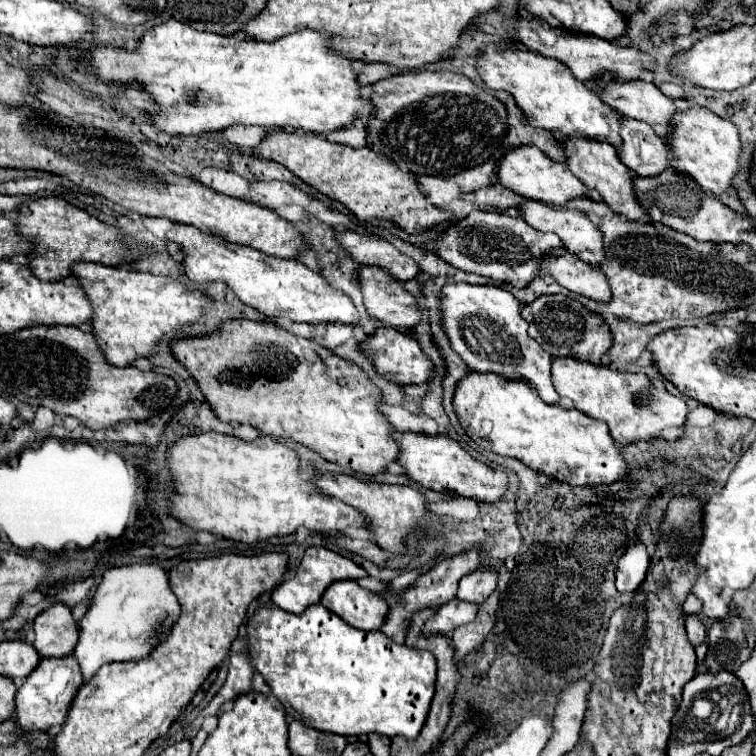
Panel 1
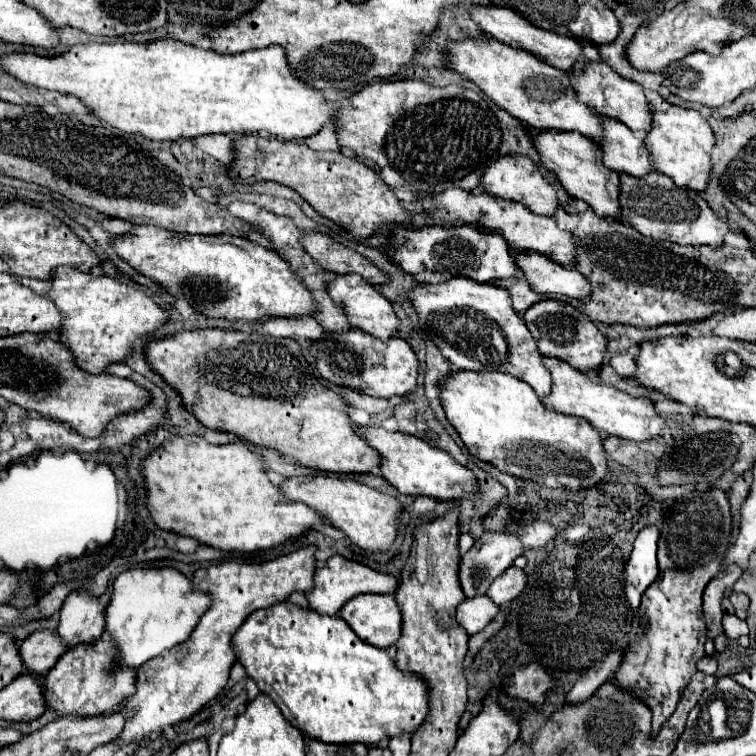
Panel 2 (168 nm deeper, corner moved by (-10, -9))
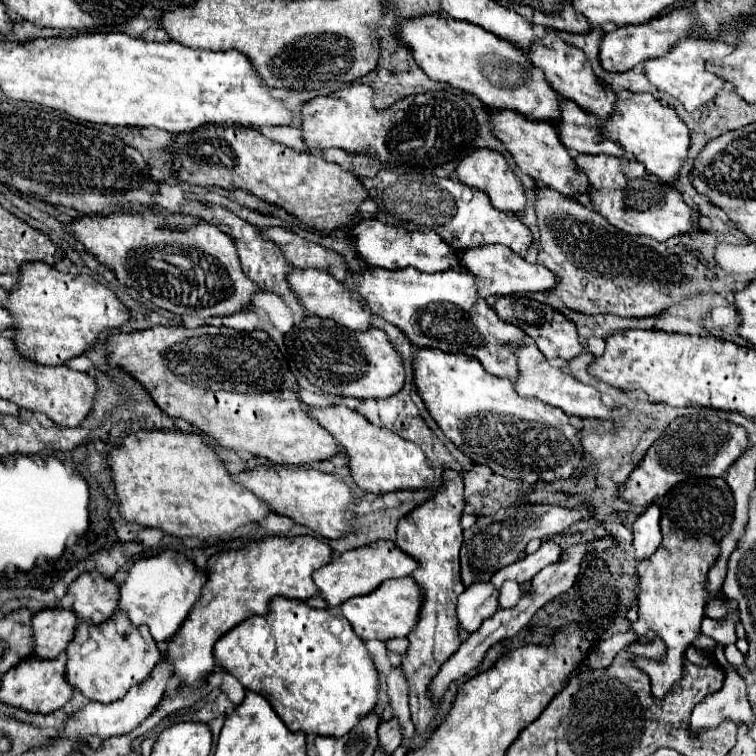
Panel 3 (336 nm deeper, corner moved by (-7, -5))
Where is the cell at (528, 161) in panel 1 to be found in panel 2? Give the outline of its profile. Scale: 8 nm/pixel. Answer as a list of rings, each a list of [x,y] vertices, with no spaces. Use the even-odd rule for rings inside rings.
[[[500,156],[498,160],[494,160],[488,166],[488,170],[482,174],[478,190],[486,192],[486,194],[492,192],[492,196],[502,198],[502,200],[520,202],[526,208],[530,208],[530,212],[534,212],[534,214],[552,216],[556,212],[556,208],[558,208],[556,190],[552,188],[550,182],[546,182],[546,178],[542,176],[542,172],[526,156]]]

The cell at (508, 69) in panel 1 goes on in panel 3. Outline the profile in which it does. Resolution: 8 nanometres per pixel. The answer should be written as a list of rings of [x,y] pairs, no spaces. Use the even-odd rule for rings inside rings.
[[[431,14],[407,20],[399,36],[403,44],[413,50],[415,62],[431,80],[447,82],[453,88],[475,94],[491,110],[515,110],[529,120],[559,122],[563,100],[557,96],[555,88],[547,84],[543,70],[535,68],[535,64],[527,60],[527,54],[511,42],[497,38],[481,26]]]

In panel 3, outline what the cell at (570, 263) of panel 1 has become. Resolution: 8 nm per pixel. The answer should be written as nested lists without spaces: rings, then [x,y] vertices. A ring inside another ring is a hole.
[[[499,244],[459,250],[459,256],[461,256],[463,268],[477,276],[477,288],[479,288],[481,298],[489,298],[493,294],[509,296],[509,294],[545,292],[545,290],[553,290],[555,284],[559,284],[559,276],[555,276],[549,268],[543,268],[541,264],[531,264],[519,254],[511,252],[511,248],[503,248]]]

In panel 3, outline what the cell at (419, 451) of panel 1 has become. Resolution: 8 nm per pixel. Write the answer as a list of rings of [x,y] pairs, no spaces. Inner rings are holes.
[[[331,406],[325,410],[311,410],[311,416],[323,424],[323,428],[329,430],[347,450],[351,474],[363,490],[387,494],[395,490],[423,490],[433,484],[433,466],[427,462],[423,450],[417,444],[395,436],[395,432],[387,432],[383,426],[373,426],[357,410],[349,410],[347,406]]]

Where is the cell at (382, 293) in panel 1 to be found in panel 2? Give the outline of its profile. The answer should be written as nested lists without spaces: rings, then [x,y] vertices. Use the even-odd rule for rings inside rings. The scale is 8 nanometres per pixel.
[[[354,274],[332,276],[326,282],[326,292],[332,298],[332,302],[338,304],[344,310],[344,314],[348,316],[350,326],[354,326],[354,328],[358,328],[362,332],[368,332],[370,336],[376,336],[380,340],[386,340],[386,338],[396,334],[400,322],[398,322],[398,318],[394,314],[392,304],[380,292],[376,292],[370,284],[366,284],[360,276],[354,276]]]

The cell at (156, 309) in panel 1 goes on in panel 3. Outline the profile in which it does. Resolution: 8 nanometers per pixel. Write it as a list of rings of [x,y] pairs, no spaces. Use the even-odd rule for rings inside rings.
[[[27,262],[21,268],[19,284],[7,302],[15,316],[17,348],[25,358],[39,364],[59,366],[85,354],[97,344],[103,332],[121,328],[129,322],[131,310],[117,294],[87,274],[65,274],[45,262]]]

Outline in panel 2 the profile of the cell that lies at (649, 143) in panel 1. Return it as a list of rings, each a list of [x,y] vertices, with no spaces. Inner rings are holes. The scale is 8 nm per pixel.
[[[602,116],[602,138],[598,148],[602,150],[602,164],[610,170],[626,172],[636,178],[652,170],[644,140],[614,118]]]

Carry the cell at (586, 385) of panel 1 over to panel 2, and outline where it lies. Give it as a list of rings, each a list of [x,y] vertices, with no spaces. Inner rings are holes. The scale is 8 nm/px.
[[[544,358],[544,366],[548,368],[548,372],[552,376],[552,390],[548,396],[542,398],[542,404],[548,410],[584,418],[598,432],[608,434],[608,436],[618,436],[618,438],[636,440],[636,442],[660,436],[666,420],[656,414],[654,404],[648,398],[634,398],[622,390],[600,384],[594,378],[586,376],[584,372],[570,368],[570,364],[566,364],[558,358]]]

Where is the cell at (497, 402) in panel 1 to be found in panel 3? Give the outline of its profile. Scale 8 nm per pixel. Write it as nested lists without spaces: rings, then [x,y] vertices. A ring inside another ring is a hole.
[[[433,348],[417,352],[415,386],[429,414],[435,418],[445,436],[467,452],[467,456],[489,466],[505,478],[535,484],[537,480],[555,482],[575,476],[583,446],[579,432],[571,426],[569,416],[535,398],[521,398],[509,378],[499,378],[479,364],[479,360],[461,354],[447,354]]]

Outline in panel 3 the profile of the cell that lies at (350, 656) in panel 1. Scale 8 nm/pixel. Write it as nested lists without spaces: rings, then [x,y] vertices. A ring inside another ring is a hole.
[[[273,598],[269,604],[269,614],[267,616],[249,616],[247,620],[243,620],[241,624],[237,624],[235,628],[231,628],[225,636],[221,636],[215,644],[215,660],[221,662],[221,666],[231,672],[247,690],[259,692],[261,696],[265,696],[273,710],[277,712],[279,718],[287,724],[287,728],[291,731],[302,730],[305,734],[317,734],[317,736],[345,736],[347,732],[351,732],[355,728],[355,724],[359,724],[359,720],[363,716],[367,716],[369,712],[375,710],[377,702],[379,702],[379,672],[371,660],[369,650],[365,648],[363,640],[359,636],[355,636],[355,632],[351,630],[349,620],[345,620],[345,616],[339,610],[319,610],[319,608],[311,608],[307,606],[303,600],[291,600],[291,598]]]

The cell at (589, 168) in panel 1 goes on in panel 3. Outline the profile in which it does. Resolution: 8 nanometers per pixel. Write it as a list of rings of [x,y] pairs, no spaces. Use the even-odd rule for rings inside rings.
[[[491,112],[491,128],[495,136],[507,146],[511,156],[517,160],[517,166],[535,180],[541,180],[549,188],[555,188],[559,194],[569,198],[579,198],[581,194],[589,194],[589,180],[585,172],[579,172],[575,158],[563,146],[559,138],[559,130],[551,122],[537,122],[519,116],[519,112]]]

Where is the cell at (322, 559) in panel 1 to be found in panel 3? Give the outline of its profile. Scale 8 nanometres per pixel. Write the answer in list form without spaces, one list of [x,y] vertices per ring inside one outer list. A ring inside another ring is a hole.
[[[379,540],[379,542],[371,544],[371,546],[349,550],[349,552],[343,552],[341,556],[333,558],[329,564],[325,564],[323,568],[319,568],[313,574],[313,580],[315,580],[321,596],[325,598],[327,606],[337,608],[337,606],[341,606],[345,600],[349,600],[353,596],[373,592],[385,580],[409,576],[415,568],[417,568],[417,564],[415,564],[415,560],[411,560],[411,556],[401,552],[393,542]]]

